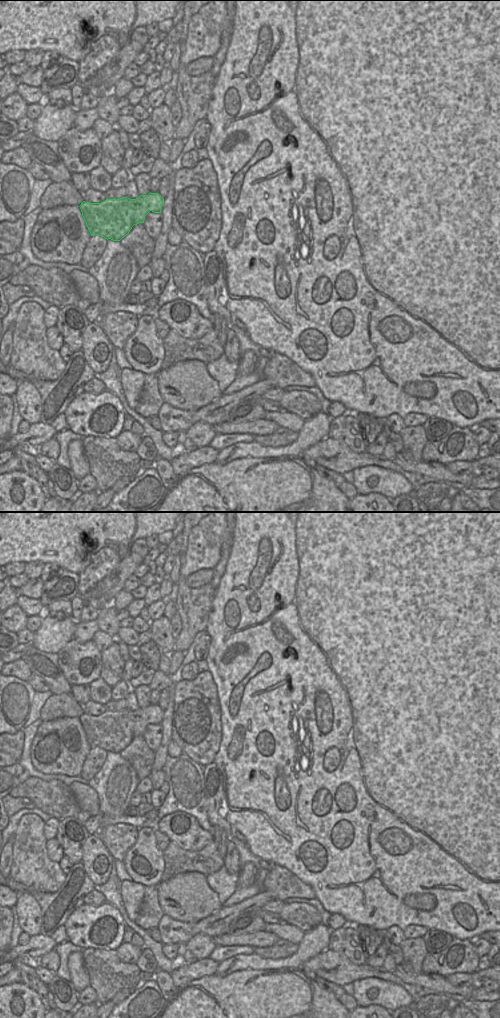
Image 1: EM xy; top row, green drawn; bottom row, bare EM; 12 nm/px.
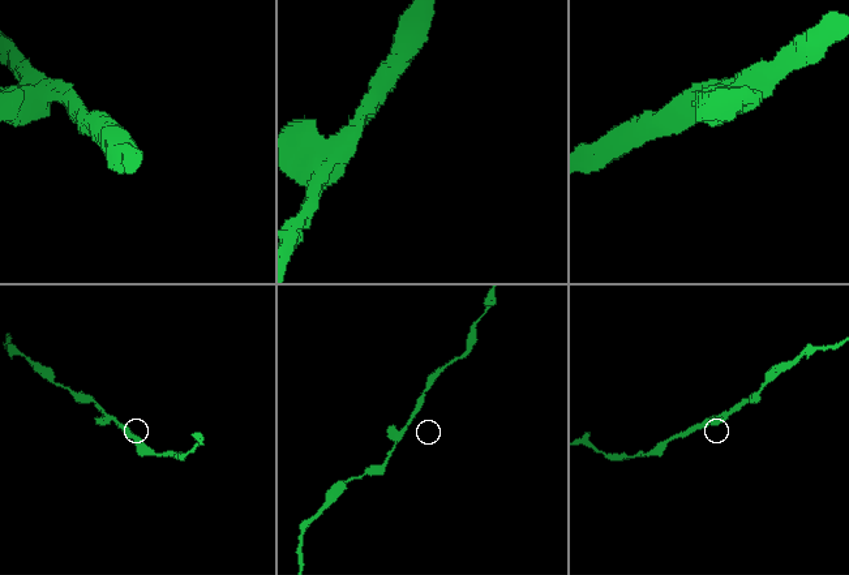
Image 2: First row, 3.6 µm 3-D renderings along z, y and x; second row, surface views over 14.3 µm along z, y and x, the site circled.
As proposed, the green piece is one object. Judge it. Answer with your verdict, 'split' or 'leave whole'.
leave whole

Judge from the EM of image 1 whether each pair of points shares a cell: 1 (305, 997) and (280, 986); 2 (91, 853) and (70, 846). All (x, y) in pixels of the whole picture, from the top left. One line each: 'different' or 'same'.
1: same
2: different

